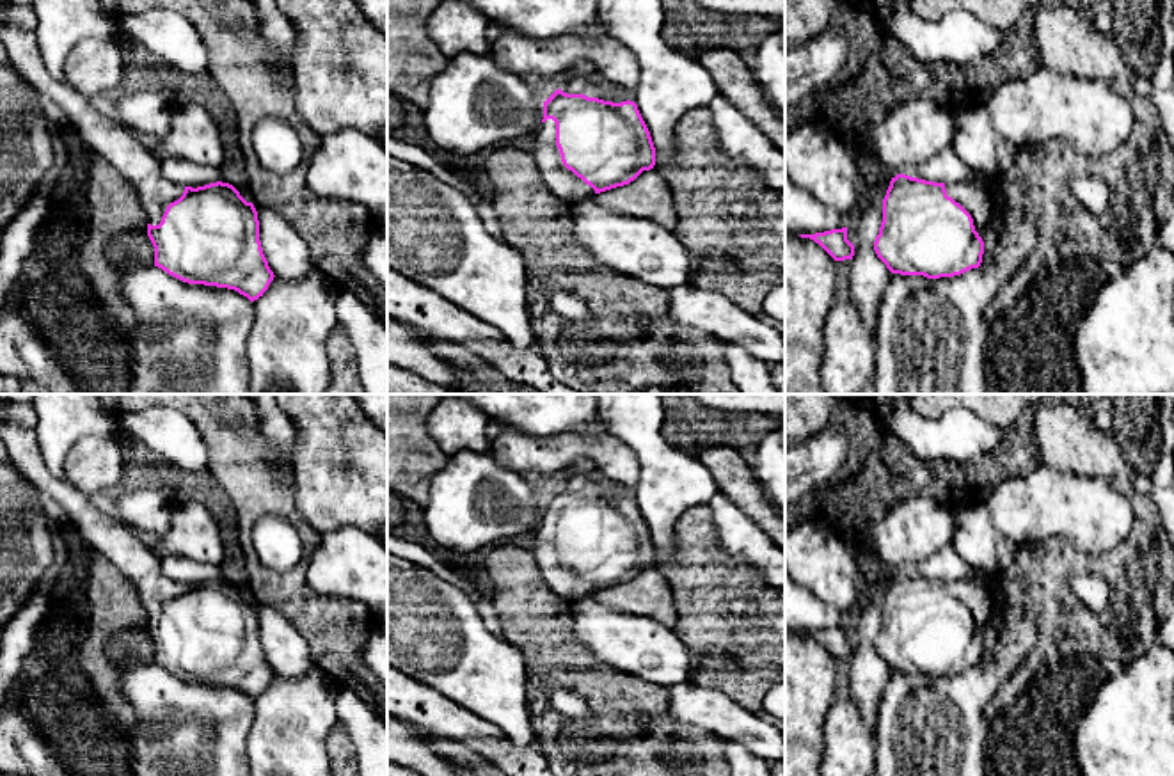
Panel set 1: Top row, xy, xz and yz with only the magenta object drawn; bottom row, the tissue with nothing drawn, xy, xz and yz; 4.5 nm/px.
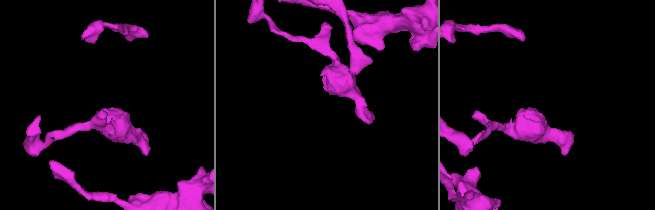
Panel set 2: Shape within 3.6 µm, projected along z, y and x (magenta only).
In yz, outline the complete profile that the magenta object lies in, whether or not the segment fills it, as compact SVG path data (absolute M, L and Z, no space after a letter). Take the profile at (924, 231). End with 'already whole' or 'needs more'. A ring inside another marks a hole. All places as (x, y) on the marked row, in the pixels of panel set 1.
M897 174L883 199L874 250L892 273L961 275L982 263L991 211L989 190L977 178L934 183Z; needs more

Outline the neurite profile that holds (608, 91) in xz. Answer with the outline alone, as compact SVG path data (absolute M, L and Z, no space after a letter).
M572 76L567 78L559 89L567 94L584 94L591 85L597 89L599 99L613 103L622 103L627 99L634 101L632 91L627 91L599 76L588 76L588 78Z

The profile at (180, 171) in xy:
M178 156L160 158L160 174L171 183L192 188L217 181L227 183L220 169L199 165Z

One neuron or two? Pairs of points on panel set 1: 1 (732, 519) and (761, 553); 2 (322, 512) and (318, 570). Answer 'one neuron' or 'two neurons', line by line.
1: one neuron
2: two neurons

